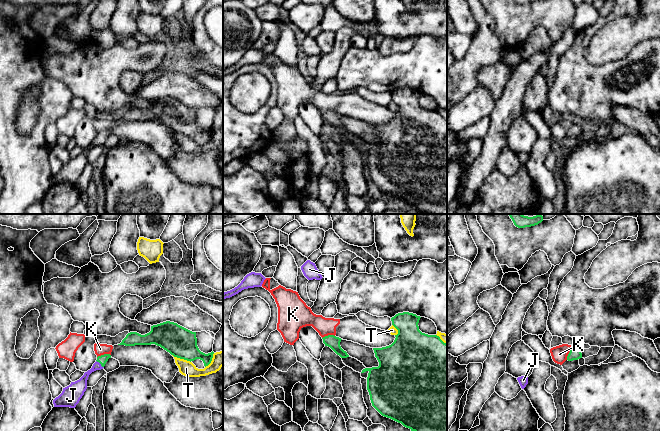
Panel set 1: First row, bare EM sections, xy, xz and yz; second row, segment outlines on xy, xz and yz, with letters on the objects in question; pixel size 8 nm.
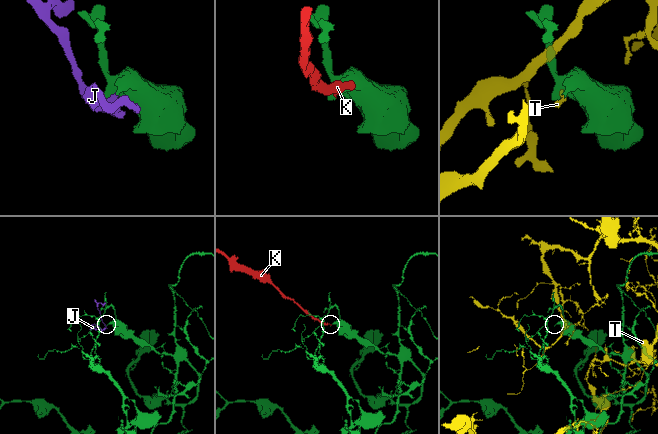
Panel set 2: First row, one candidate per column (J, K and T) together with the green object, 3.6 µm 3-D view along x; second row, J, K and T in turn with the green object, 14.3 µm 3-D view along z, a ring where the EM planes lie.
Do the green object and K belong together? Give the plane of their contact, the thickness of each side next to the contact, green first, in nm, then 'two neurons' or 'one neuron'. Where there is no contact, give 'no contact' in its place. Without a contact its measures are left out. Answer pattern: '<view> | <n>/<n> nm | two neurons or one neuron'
xy | 70/100 nm | two neurons

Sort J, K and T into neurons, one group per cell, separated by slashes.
J / K / T

